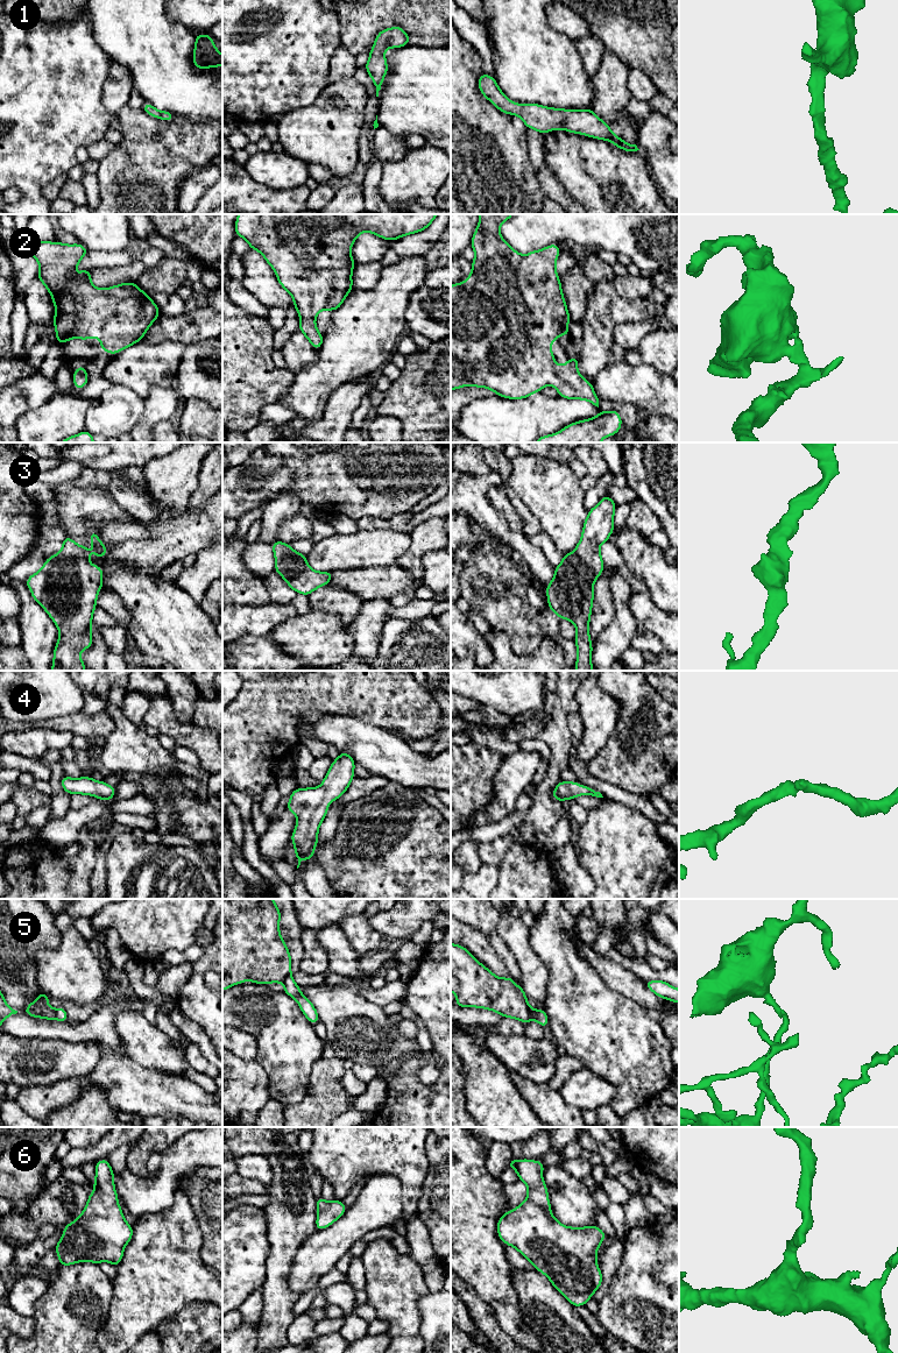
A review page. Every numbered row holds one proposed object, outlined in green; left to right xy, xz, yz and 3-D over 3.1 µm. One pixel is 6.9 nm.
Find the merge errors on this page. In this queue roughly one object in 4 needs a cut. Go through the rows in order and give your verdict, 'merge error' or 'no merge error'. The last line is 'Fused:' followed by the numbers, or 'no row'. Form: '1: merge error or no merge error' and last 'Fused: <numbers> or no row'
1: no merge error
2: no merge error
3: no merge error
4: no merge error
5: merge error
6: no merge error
Fused: 5

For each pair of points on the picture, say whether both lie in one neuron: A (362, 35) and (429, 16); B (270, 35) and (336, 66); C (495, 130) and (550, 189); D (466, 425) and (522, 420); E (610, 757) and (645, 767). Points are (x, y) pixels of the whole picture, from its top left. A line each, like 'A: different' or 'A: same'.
A: same
B: different
C: different
D: same
E: same

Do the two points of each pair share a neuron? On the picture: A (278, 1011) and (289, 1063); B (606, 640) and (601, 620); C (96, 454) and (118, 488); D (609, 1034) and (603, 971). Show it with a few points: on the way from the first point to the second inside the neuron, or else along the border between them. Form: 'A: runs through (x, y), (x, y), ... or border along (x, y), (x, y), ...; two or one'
A: runs through (278, 1024), (287, 1040), (288, 1050); one
B: border along (614, 604), (614, 617), (599, 635), (593, 646); two
C: border along (138, 467), (119, 468), (111, 474); two
D: border along (587, 961), (610, 987), (628, 997); two

